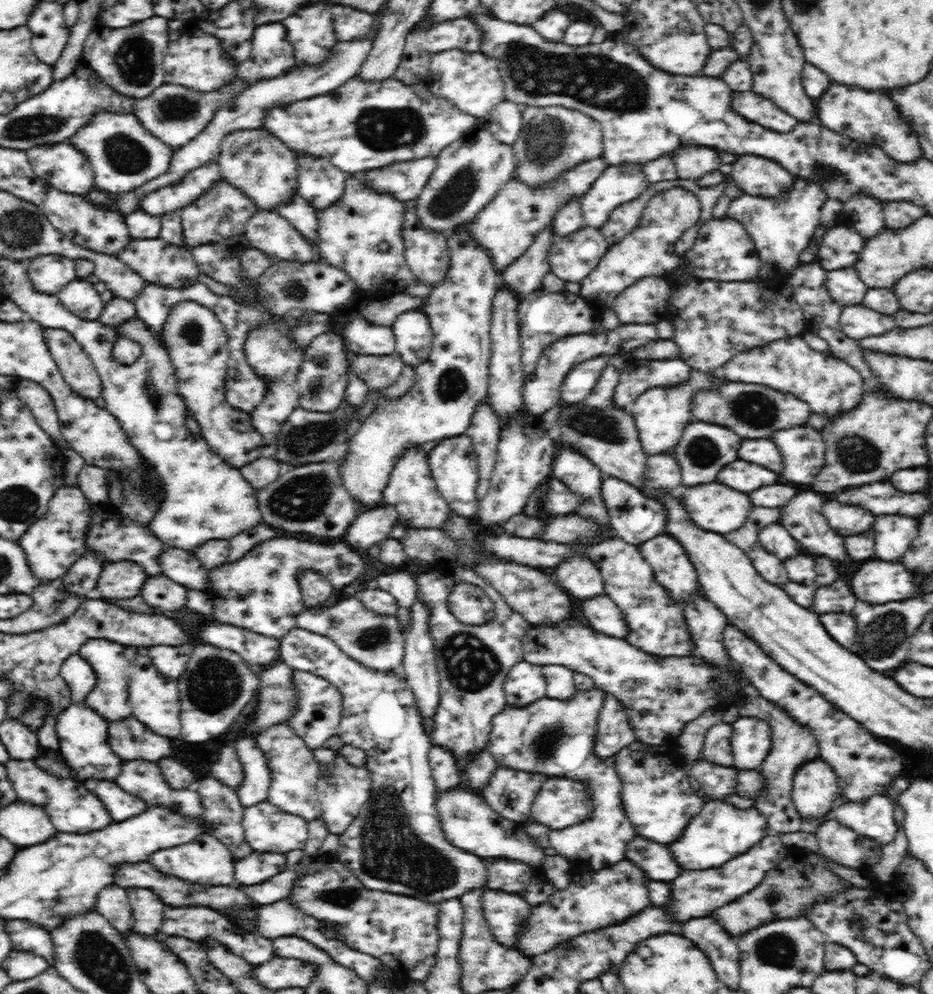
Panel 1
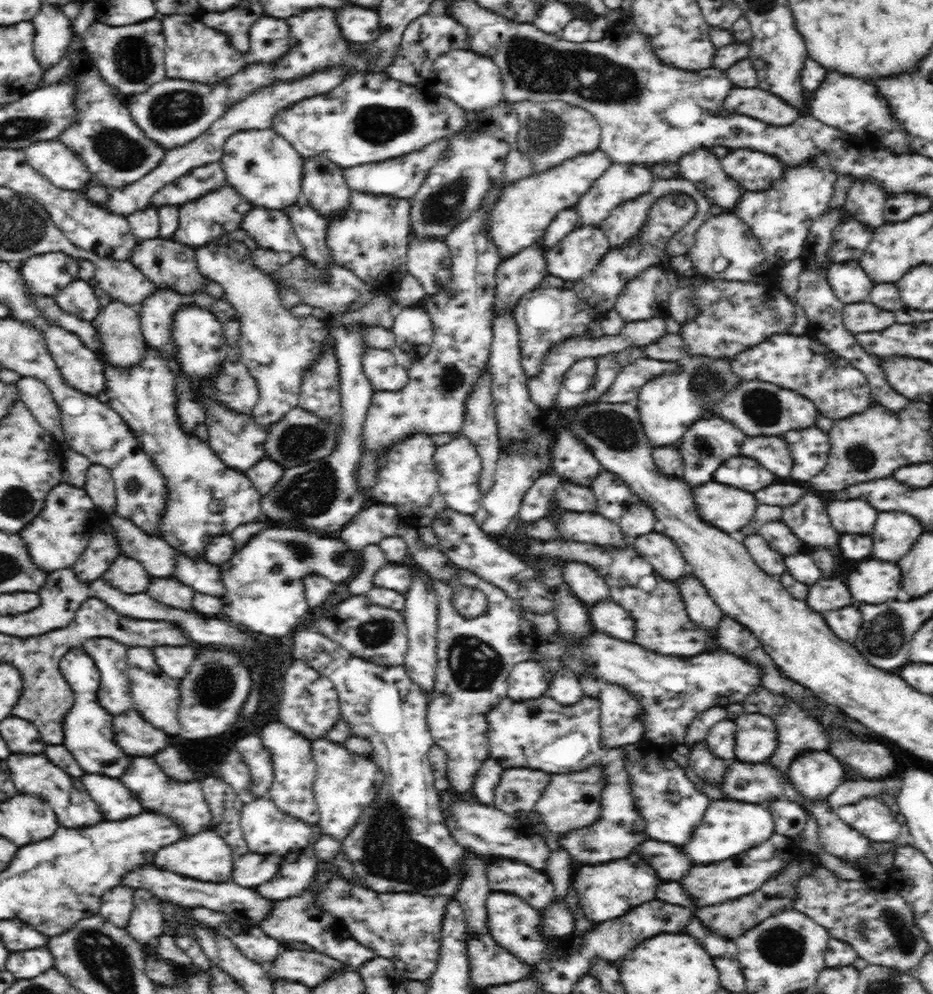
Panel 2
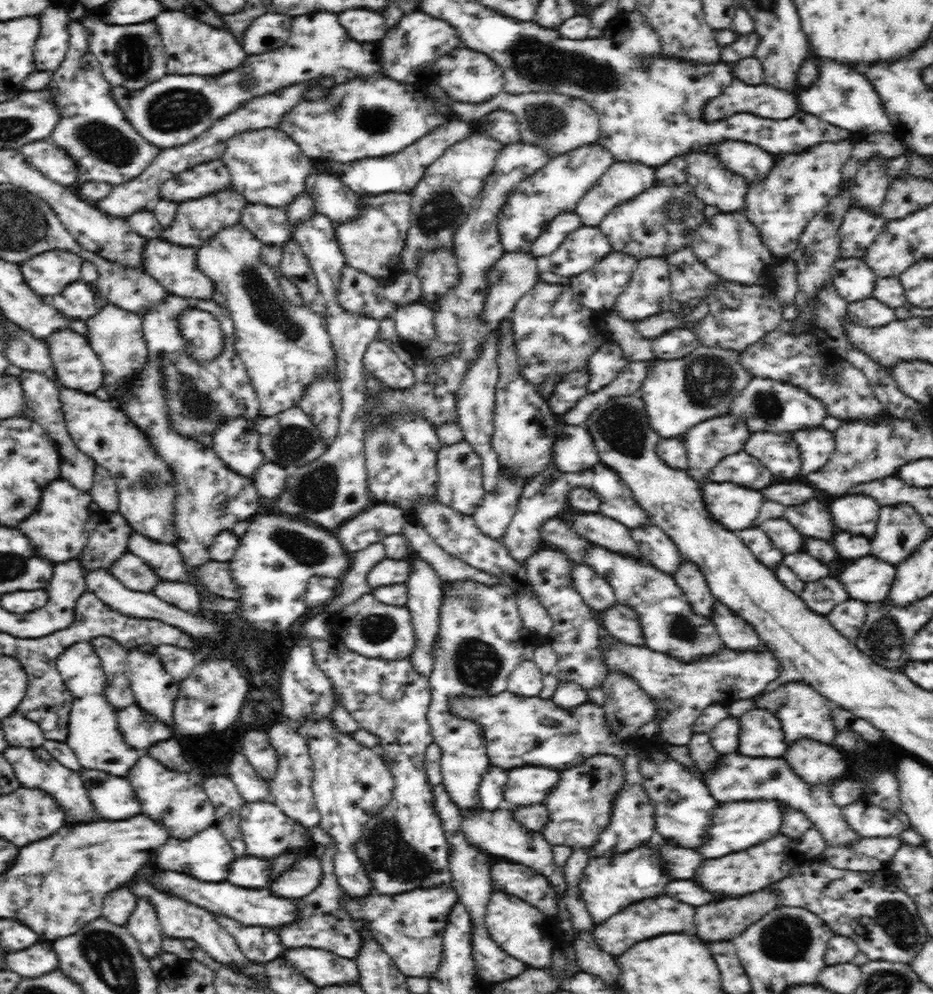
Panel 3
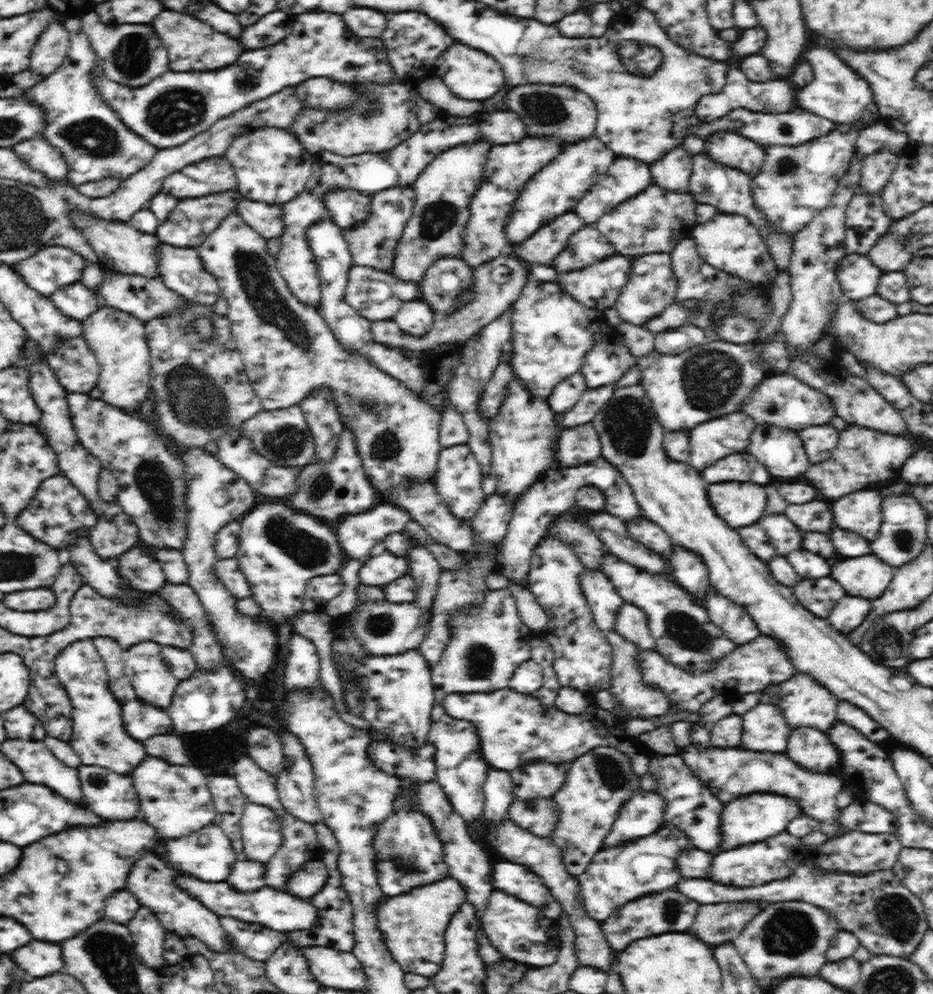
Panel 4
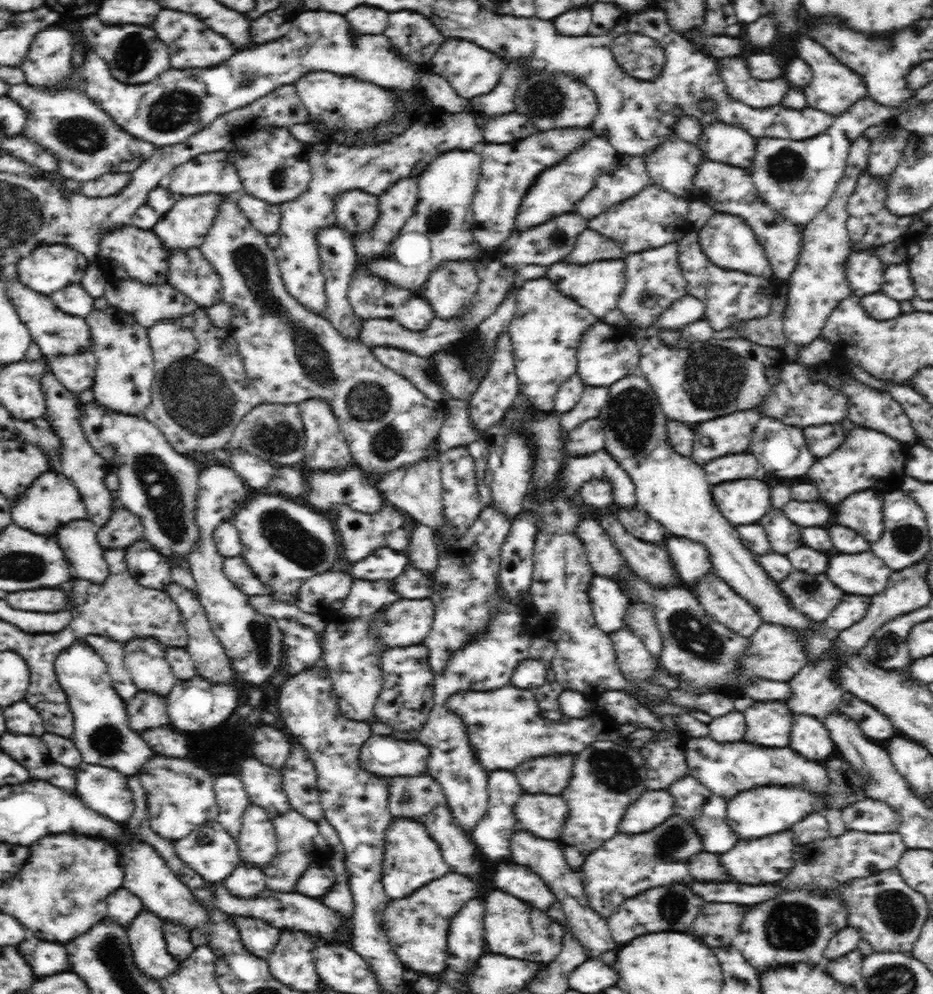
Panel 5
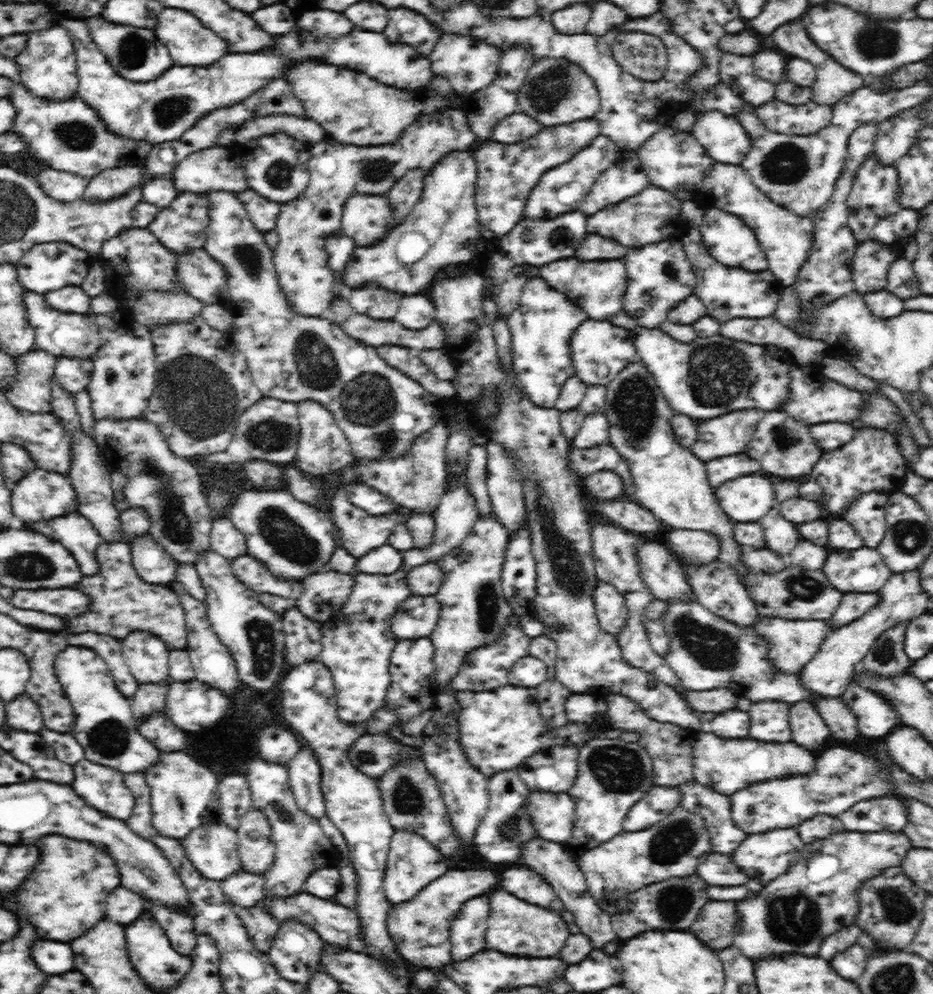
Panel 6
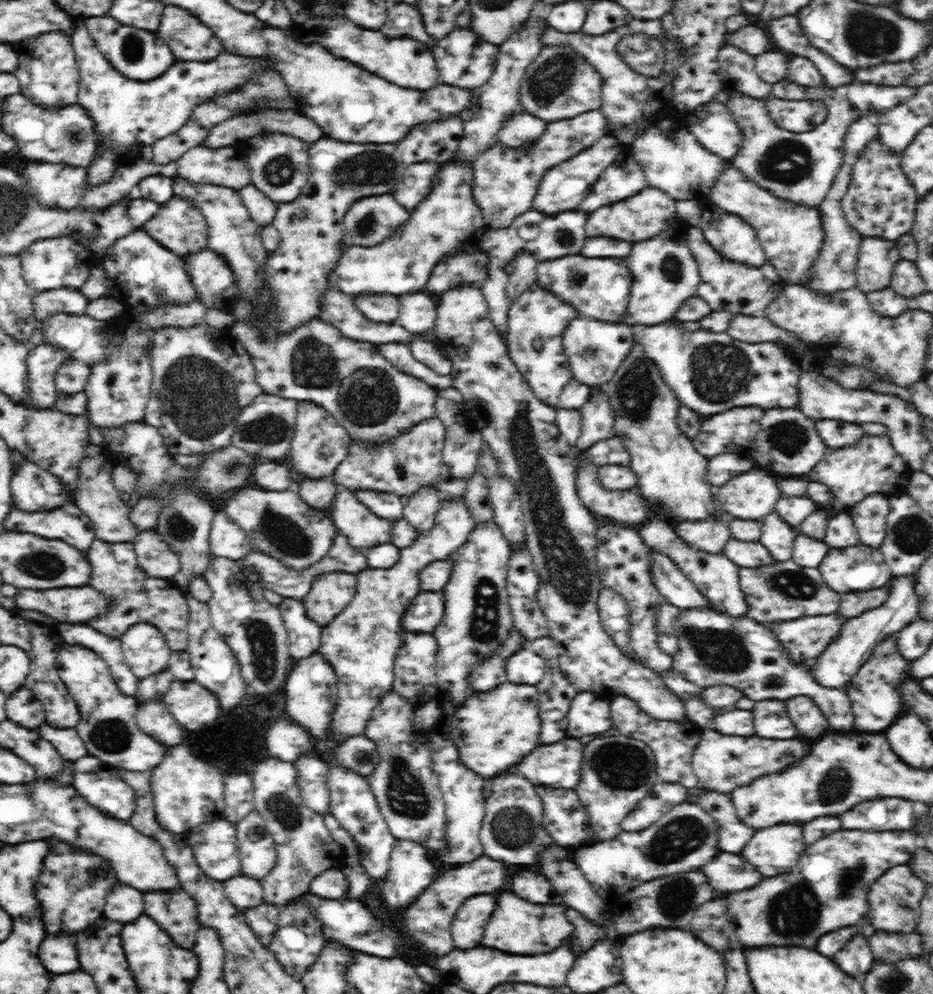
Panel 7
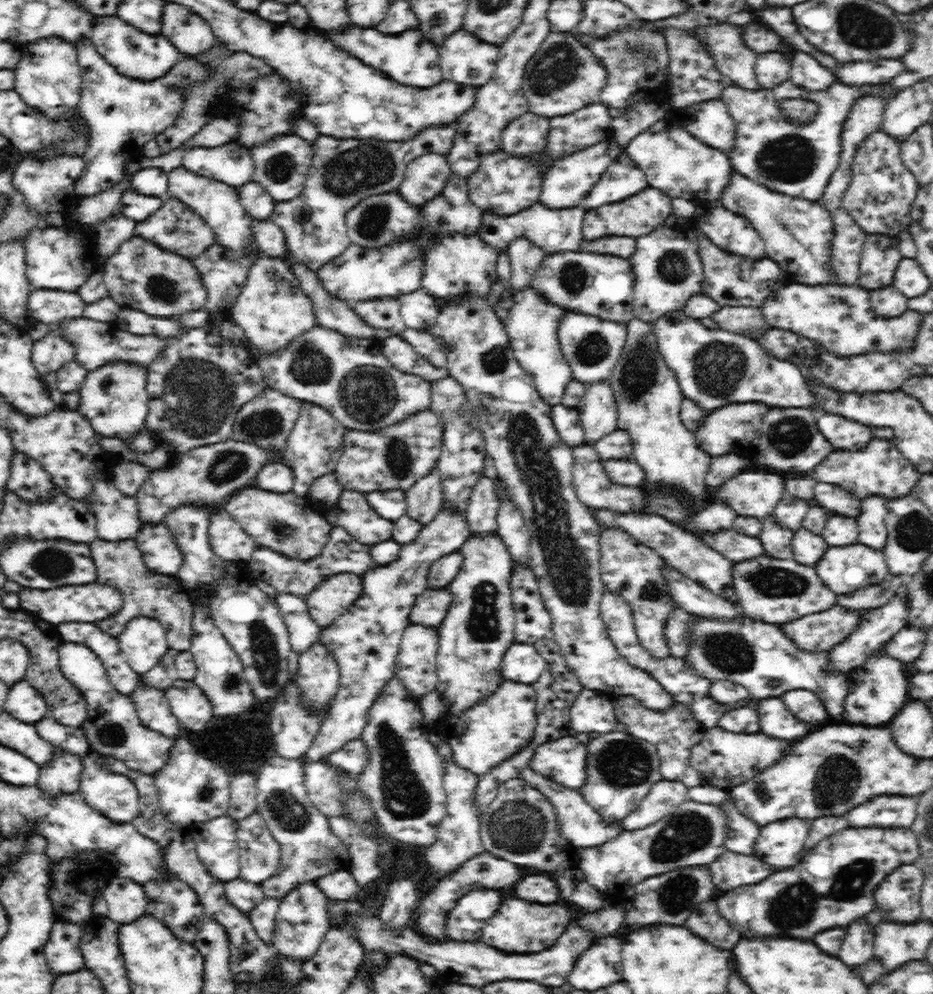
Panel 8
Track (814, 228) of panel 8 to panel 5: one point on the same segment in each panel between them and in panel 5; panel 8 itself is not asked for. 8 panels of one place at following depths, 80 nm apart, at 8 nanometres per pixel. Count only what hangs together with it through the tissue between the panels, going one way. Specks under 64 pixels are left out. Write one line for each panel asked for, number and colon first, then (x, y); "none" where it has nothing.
5: (726, 189)
6: (785, 237)
7: (791, 235)

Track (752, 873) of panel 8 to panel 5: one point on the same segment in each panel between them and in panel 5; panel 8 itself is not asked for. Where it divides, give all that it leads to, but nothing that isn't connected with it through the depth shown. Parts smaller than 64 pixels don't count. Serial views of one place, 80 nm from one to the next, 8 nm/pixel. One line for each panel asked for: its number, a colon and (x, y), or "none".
5: (705, 866)
6: (716, 869)
7: (726, 871)

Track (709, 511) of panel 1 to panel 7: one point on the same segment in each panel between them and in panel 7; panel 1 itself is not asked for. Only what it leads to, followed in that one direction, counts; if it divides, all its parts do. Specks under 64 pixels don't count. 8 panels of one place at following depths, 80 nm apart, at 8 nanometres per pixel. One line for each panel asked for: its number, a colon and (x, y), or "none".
2: (727, 508)
3: (736, 508)
4: (740, 504)
5: (743, 502)
6: (748, 499)
7: (752, 496)

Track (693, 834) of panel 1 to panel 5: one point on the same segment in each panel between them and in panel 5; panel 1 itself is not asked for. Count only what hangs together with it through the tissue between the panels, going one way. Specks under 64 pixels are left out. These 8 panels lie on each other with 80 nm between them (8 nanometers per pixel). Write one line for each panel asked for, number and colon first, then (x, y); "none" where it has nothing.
2: (728, 828)
3: (735, 826)
4: (758, 816)
5: (762, 811)

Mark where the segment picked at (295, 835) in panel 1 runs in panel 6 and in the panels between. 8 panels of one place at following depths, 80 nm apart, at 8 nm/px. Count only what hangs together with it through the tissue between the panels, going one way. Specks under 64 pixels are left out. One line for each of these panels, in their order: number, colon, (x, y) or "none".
2: (267, 830)
3: (266, 831)
4: (261, 828)
5: (257, 842)
6: (256, 849)

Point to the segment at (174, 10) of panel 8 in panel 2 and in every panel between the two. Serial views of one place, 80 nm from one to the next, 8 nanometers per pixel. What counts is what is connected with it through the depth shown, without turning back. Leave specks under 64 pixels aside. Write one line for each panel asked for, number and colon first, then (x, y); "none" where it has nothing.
2: (194, 52)
3: (193, 47)
4: (192, 45)
5: (192, 44)
6: (189, 42)
7: (190, 41)

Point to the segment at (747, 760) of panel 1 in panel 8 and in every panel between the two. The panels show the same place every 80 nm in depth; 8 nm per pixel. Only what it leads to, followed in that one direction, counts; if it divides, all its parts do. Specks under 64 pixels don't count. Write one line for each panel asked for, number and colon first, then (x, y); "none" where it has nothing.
2: (756, 740)
3: (760, 736)
4: (765, 729)
5: (768, 723)
6: (769, 720)
7: (772, 721)
8: (775, 720)

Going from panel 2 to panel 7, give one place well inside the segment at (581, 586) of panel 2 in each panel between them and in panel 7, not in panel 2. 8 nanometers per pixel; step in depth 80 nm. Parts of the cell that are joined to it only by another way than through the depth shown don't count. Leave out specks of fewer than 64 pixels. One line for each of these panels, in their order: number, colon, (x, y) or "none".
3: (596, 592)
4: (602, 598)
5: (609, 604)
6: (612, 612)
7: (614, 614)

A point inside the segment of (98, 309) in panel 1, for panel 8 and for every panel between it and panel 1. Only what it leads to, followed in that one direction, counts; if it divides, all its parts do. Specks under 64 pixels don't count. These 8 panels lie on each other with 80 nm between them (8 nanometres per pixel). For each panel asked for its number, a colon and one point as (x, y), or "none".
2: (78, 298)
3: (76, 301)
4: (76, 301)
5: (74, 299)
6: (71, 299)
7: (66, 300)
8: (51, 307)

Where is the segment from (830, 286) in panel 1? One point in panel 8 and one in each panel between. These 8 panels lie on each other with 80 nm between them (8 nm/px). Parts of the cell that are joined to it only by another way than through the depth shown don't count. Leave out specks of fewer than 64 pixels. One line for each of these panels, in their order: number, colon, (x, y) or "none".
2: (850, 284)
3: (854, 281)
4: (859, 277)
5: (864, 271)
6: (870, 265)
7: (876, 257)
8: (880, 256)

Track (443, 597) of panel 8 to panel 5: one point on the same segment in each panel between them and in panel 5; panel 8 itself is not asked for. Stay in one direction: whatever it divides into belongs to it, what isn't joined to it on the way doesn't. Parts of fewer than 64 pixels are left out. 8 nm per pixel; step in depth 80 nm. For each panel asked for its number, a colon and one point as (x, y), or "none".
5: (405, 622)
6: (416, 617)
7: (424, 612)

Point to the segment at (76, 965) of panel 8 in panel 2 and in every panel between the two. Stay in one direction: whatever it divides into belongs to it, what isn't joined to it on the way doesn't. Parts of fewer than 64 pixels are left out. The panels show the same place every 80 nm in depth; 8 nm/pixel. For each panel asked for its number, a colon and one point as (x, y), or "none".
2: (23, 965)
3: (40, 959)
4: (38, 959)
5: (47, 958)
6: (53, 957)
7: (59, 953)

